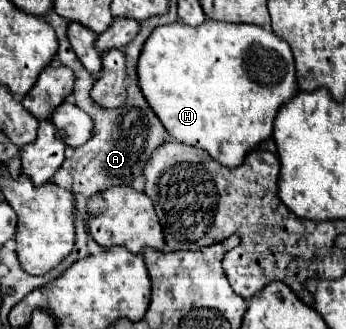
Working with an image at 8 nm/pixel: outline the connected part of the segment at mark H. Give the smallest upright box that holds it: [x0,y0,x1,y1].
[139,20,297,168]

